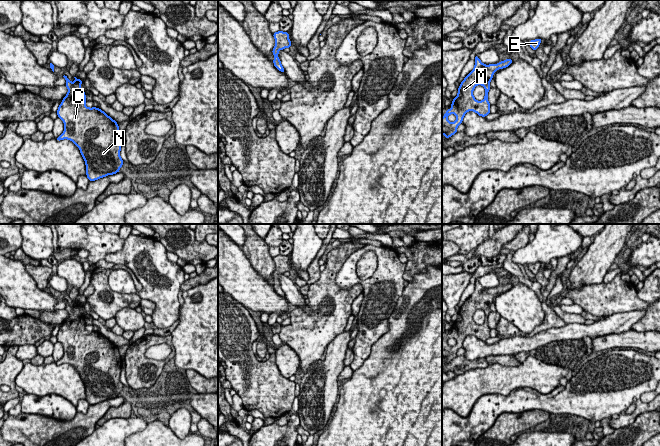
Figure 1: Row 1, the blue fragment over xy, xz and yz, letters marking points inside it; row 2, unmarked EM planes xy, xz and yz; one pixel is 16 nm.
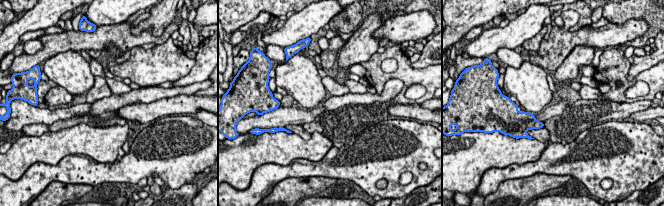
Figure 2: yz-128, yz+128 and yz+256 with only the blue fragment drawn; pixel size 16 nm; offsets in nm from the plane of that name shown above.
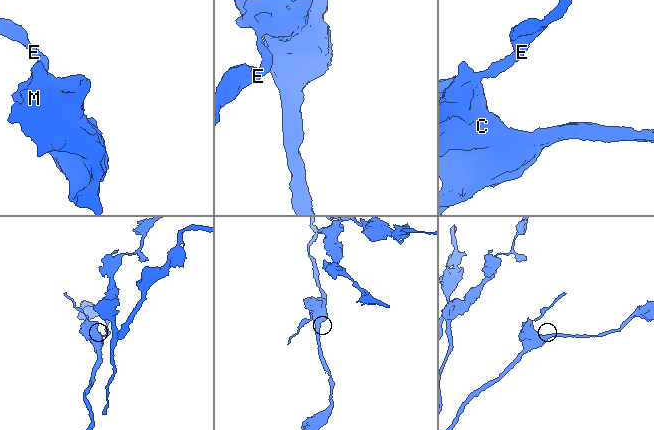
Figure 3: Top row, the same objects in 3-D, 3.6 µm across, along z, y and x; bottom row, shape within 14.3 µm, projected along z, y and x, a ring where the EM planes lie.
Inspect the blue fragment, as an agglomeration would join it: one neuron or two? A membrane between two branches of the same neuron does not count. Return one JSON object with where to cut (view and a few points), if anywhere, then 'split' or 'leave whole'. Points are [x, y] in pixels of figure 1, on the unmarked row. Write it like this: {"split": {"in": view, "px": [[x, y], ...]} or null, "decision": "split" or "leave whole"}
{"split": null, "decision": "leave whole"}

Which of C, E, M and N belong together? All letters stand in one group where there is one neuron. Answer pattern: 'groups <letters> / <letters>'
groups C E M N

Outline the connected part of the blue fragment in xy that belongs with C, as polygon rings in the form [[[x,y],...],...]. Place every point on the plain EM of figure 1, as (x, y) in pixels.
[[[63,301],[68,317],[56,337],[64,347],[64,355],[56,364],[70,364],[79,372],[89,405],[118,397],[124,386],[120,381],[122,359],[118,347],[100,332],[85,329],[82,304],[74,301],[72,307]]]

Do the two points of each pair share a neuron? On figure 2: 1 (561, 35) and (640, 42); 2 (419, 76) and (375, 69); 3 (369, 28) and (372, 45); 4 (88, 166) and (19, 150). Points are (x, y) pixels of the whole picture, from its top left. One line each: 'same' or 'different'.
1: different
2: same
3: same
4: different

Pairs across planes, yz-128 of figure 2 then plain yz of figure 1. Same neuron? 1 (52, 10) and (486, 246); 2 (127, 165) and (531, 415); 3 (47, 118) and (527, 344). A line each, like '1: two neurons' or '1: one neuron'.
1: one neuron
2: two neurons
3: one neuron

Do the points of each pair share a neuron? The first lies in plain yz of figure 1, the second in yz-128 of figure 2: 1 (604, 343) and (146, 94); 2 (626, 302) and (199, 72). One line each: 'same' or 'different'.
1: different
2: different

